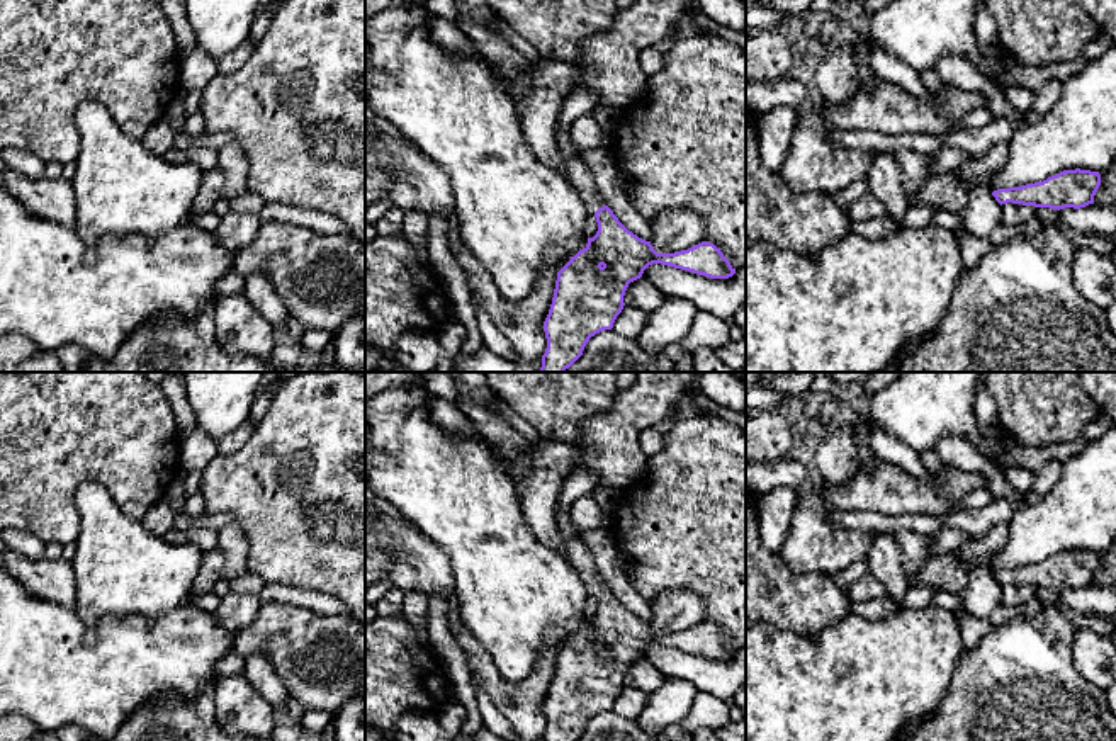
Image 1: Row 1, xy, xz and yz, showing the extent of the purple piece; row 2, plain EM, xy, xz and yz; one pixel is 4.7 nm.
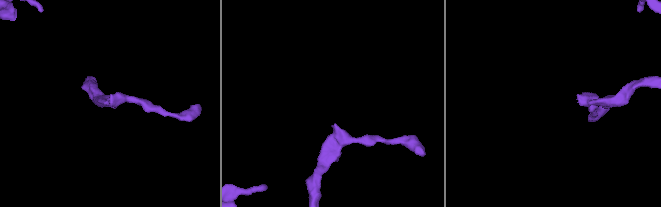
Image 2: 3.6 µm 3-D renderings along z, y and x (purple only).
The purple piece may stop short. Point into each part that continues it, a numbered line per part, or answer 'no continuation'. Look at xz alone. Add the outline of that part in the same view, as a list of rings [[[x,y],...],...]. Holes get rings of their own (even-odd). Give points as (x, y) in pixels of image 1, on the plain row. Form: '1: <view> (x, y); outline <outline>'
1: xz (578, 554); outline [[[559,506],[555,512],[555,527],[566,544],[564,557],[578,569],[588,597],[595,597],[606,583],[596,568],[593,554],[581,539],[581,530],[572,523],[569,513],[562,512]]]

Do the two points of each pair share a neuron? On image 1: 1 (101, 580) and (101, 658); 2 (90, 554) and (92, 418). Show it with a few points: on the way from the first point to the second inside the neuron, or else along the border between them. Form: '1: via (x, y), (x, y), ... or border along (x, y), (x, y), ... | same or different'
1: border along (73, 609), (89, 641), (104, 619), (140, 616) | different
2: border along (75, 488), (87, 481), (99, 481), (121, 509) | different

